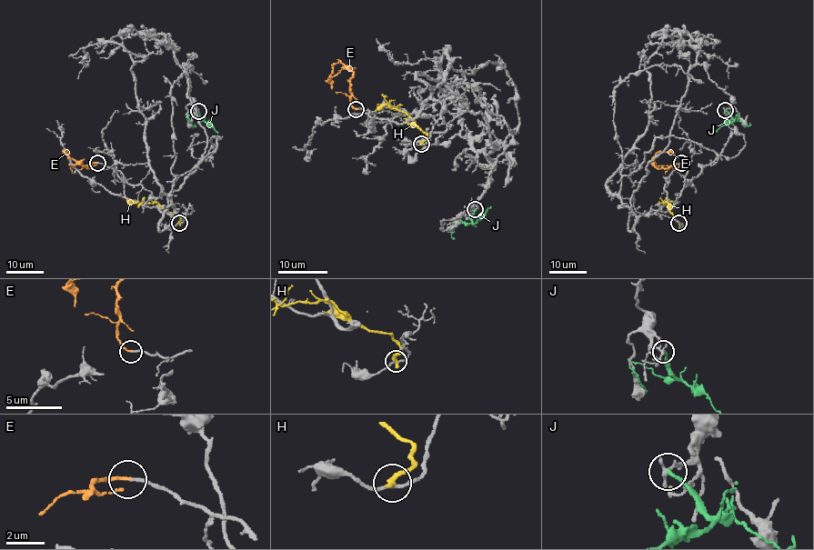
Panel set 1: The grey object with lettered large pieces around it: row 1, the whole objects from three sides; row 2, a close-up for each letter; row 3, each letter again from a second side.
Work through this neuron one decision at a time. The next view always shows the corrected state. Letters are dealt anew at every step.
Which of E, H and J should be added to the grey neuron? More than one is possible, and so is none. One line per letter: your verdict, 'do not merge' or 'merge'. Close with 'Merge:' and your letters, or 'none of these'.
E: merge
H: do not merge
J: do not merge
Merge: E

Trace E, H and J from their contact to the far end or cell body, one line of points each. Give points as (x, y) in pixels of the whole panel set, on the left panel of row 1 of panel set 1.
E: (97, 163), (91, 163), (86, 167), (69, 154)
H: (179, 223), (178, 214), (167, 212), (156, 203), (126, 201)
J: (198, 112), (202, 121), (186, 116), (192, 125), (195, 124)

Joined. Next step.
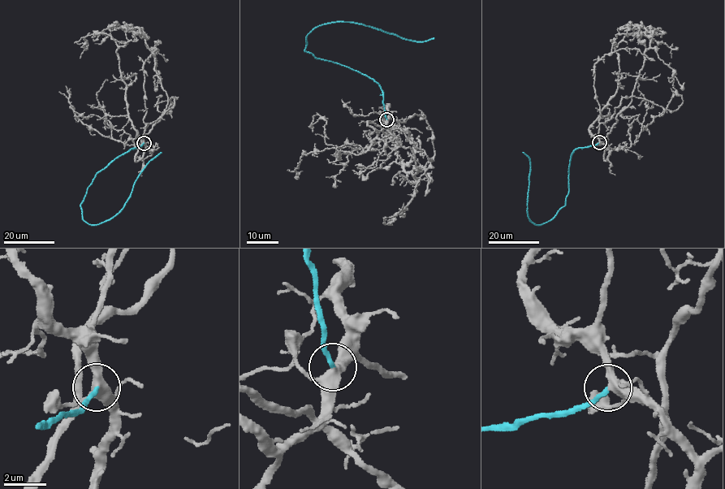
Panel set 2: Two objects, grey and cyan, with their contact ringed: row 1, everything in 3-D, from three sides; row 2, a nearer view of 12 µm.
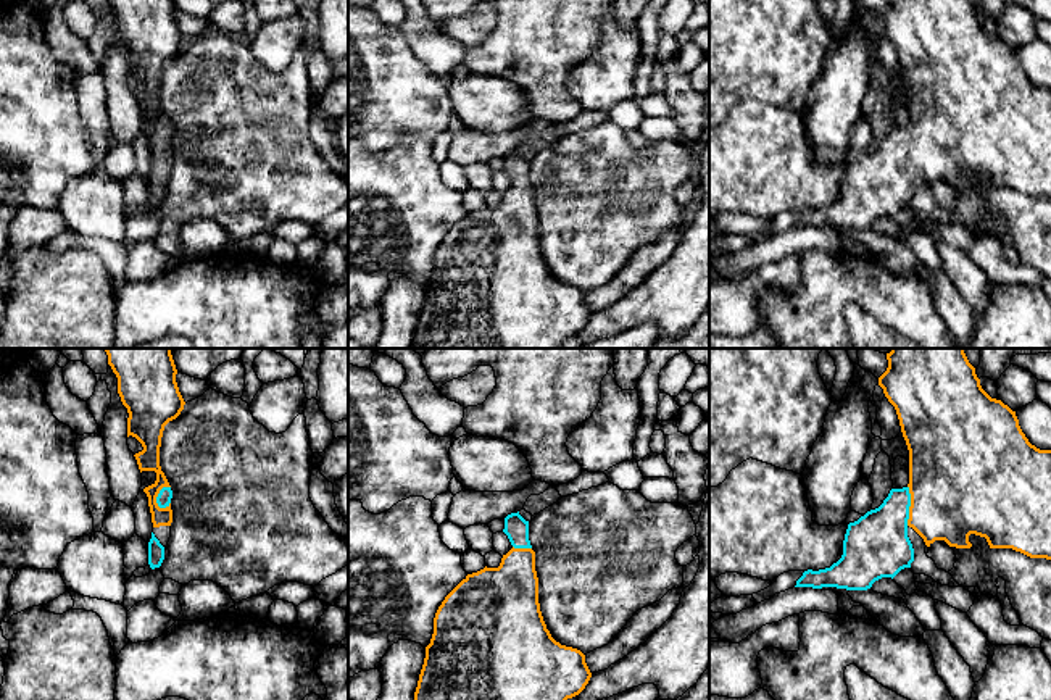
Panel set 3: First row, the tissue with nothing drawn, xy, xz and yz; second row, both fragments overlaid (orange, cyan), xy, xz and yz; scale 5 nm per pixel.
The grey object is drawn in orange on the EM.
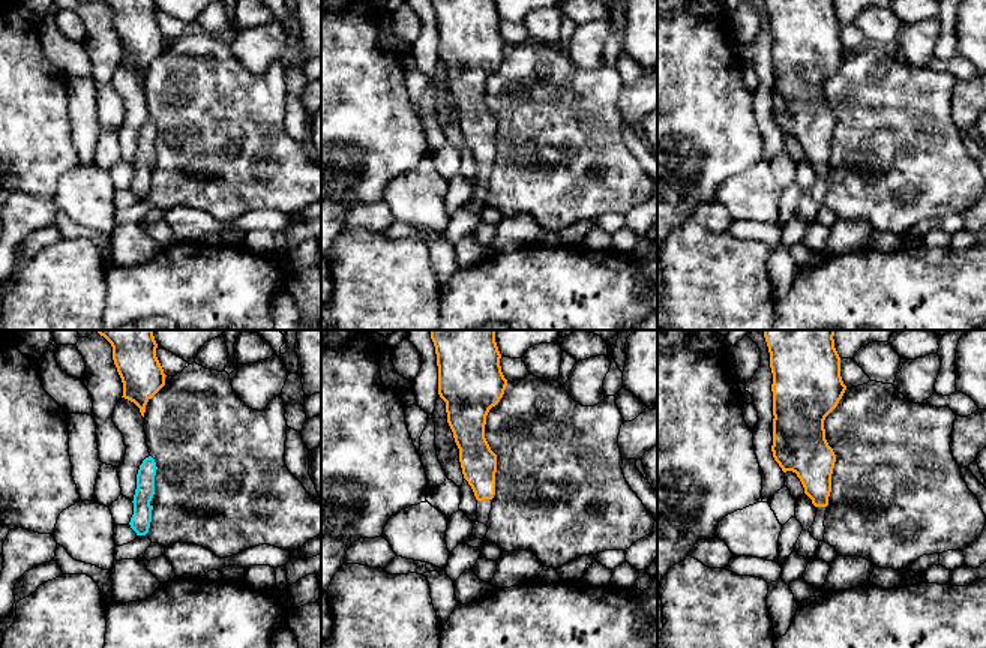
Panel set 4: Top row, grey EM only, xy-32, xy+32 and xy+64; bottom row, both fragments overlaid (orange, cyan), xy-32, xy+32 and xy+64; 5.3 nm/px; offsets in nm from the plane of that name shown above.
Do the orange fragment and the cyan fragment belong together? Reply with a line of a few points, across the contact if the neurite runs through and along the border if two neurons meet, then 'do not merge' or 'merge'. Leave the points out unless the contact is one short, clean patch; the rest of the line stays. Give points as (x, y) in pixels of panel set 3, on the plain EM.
xy (149, 97), (160, 112), (157, 134), (165, 134) | merge

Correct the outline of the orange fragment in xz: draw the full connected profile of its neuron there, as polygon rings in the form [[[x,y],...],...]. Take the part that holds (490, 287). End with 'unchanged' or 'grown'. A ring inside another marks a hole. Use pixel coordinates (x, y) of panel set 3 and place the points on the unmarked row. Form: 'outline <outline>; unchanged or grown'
outline [[[511,152],[503,171],[513,187],[500,205],[467,213],[438,245],[411,348],[561,348],[588,323],[585,294],[556,281],[543,260],[529,160]]]; grown

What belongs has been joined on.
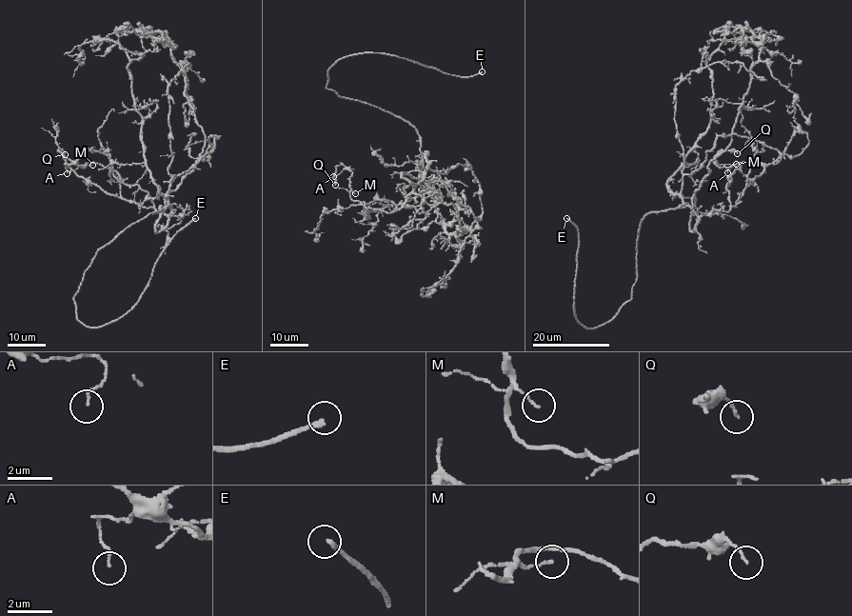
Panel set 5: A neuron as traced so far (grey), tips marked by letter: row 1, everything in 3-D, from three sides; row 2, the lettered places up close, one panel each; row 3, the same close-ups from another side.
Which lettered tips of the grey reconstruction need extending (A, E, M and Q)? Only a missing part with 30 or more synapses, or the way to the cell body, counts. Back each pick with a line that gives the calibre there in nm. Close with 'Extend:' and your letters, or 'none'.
E: Thickness 240 nm
Extend: E

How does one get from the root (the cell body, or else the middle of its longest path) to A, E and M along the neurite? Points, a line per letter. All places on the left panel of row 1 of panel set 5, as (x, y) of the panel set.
A: (159, 211), (169, 205), (168, 217), (158, 212), (149, 194), (96, 163), (66, 165), (67, 173)
E: (159, 211), (96, 252), (73, 300), (86, 326), (103, 326), (130, 309), (166, 246), (195, 218)
M: (159, 211), (169, 205), (168, 217), (158, 212), (137, 185), (87, 164), (92, 165)

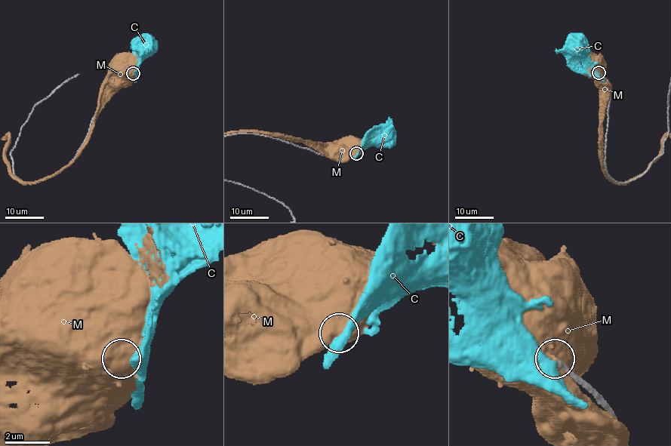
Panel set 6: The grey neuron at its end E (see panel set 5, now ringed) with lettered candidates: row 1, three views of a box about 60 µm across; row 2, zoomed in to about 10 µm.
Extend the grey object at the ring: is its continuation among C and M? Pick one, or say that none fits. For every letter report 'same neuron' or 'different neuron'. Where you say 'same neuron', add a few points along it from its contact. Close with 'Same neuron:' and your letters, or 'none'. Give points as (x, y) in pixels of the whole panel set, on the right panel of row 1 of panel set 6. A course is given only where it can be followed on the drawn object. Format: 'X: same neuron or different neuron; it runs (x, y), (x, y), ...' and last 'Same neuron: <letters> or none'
C: different neuron
M: different neuron
Same neuron: none

